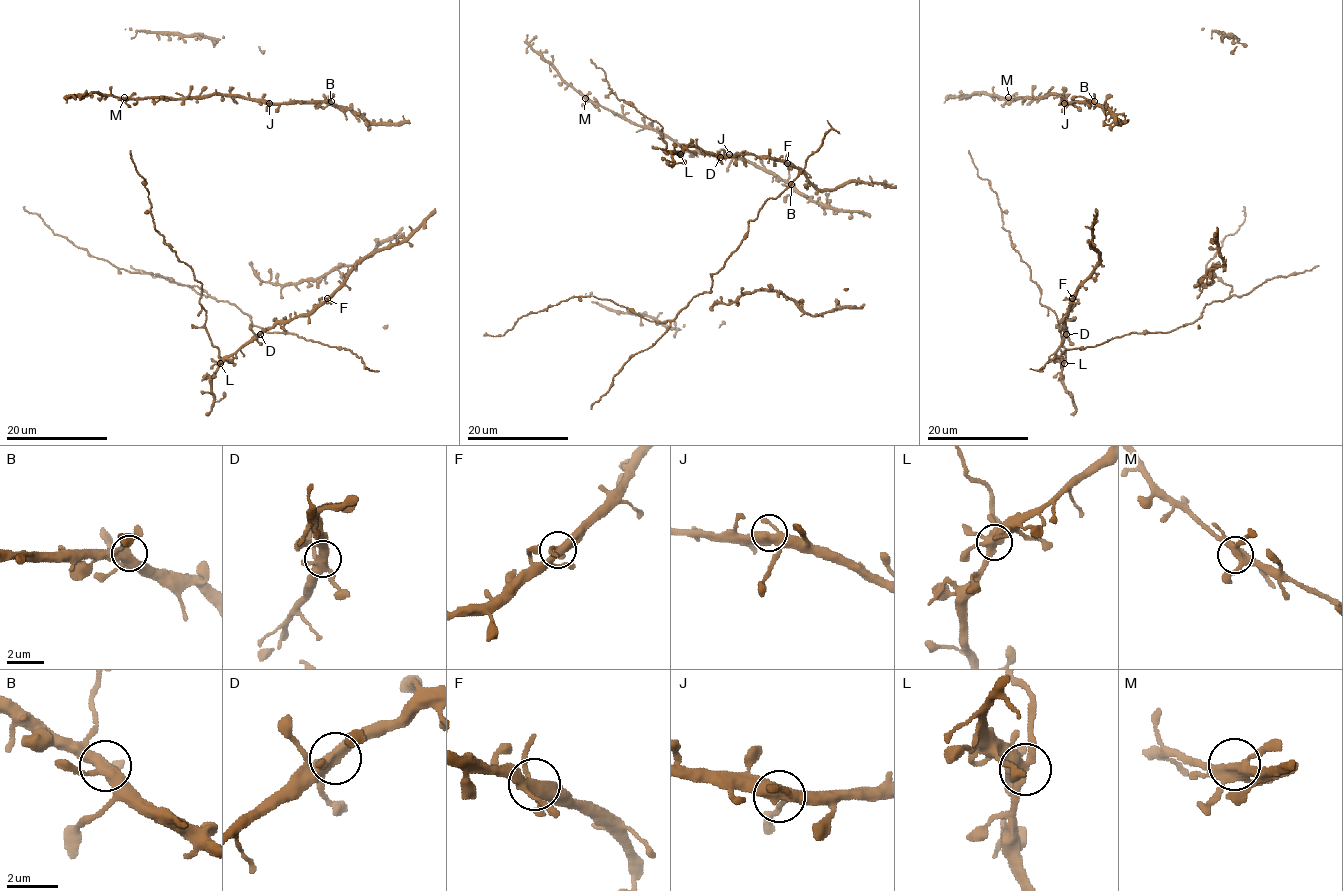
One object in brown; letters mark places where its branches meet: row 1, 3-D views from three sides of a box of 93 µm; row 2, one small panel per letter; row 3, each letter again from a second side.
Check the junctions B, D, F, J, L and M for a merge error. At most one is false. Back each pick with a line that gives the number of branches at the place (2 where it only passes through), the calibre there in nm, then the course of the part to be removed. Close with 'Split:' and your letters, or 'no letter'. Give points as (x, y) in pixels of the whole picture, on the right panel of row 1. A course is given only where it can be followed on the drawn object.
L: branches 6; calibre 440 nm; course (1064, 363), (1060, 325), (1053, 311), (1040, 302), (1028, 265), (1003, 226), (997, 193), (978, 174), (969, 150)
Split: L

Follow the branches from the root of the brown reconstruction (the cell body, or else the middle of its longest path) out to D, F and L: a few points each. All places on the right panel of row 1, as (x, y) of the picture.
D: (1051, 310), (1060, 326), (1061, 344), (1065, 349), (1064, 362), (1056, 355), (1056, 350), (1066, 334)
F: (1051, 310), (1060, 326), (1064, 362), (1056, 350), (1065, 334), (1064, 320), (1072, 298)
L: (1051, 310), (1060, 326), (1061, 344), (1065, 349), (1064, 363)

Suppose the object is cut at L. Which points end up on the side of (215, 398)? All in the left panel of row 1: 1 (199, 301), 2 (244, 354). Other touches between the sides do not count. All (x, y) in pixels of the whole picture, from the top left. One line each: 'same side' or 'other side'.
1: other side
2: same side

